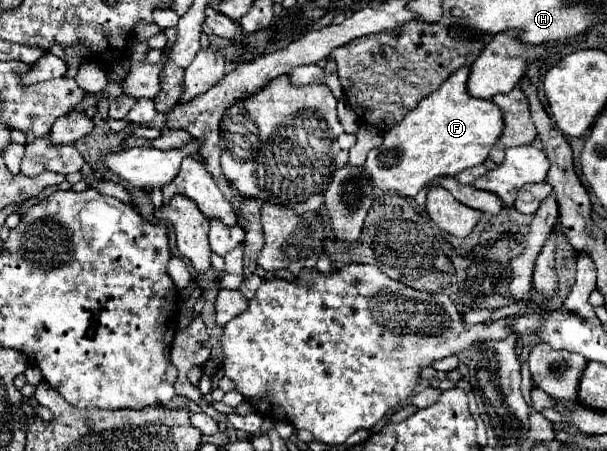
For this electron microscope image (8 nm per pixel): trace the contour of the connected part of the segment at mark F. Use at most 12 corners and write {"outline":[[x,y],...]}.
{"outline":[[454,72],[368,154],[414,198],[488,158],[502,112]]}

